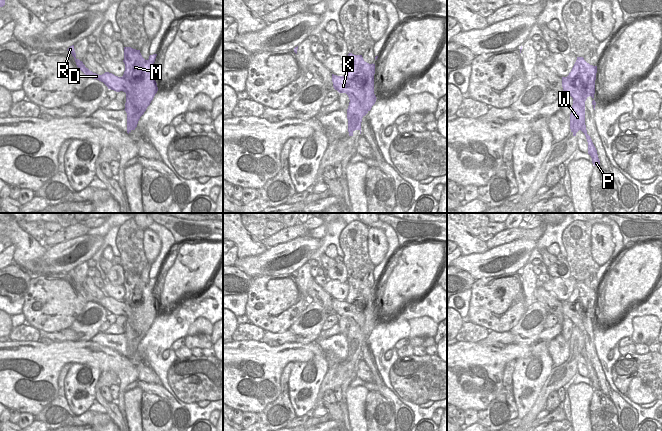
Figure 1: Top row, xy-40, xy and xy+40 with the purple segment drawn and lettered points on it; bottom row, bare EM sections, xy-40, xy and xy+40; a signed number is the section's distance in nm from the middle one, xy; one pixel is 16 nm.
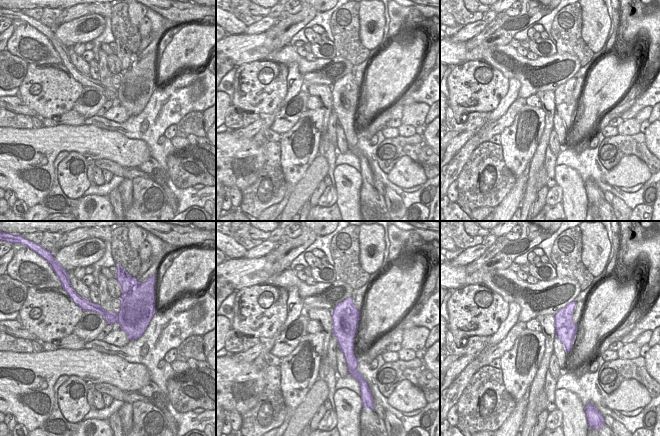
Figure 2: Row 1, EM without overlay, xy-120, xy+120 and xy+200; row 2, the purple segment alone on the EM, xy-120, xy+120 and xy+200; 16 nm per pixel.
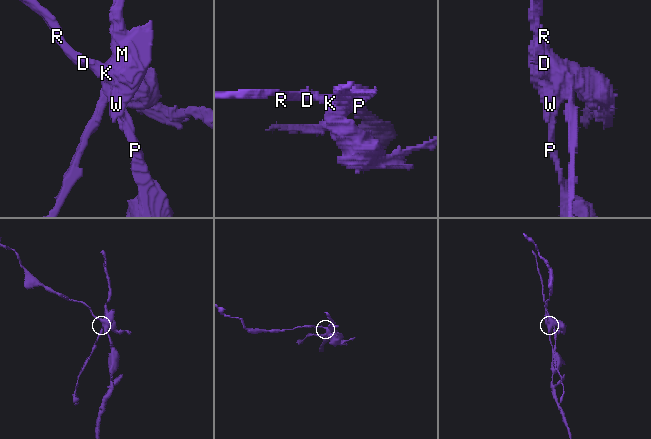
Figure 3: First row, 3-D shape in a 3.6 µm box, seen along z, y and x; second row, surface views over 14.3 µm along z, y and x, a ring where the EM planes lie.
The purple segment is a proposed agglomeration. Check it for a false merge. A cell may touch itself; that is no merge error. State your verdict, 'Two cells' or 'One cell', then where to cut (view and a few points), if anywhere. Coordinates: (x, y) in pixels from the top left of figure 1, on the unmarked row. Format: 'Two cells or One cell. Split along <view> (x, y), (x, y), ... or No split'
Two cells. Split along xy-40 (122, 300), (132, 309), (134, 315), (139, 320), (141, 331).

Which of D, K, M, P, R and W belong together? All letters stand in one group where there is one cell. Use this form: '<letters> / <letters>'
D K R / M P W

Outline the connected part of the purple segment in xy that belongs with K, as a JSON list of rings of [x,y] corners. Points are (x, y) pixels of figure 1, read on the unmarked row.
[[[332,298],[333,311],[339,317],[346,317],[349,323],[354,324],[359,330],[363,332],[365,339],[371,334],[372,328],[365,326],[365,316],[361,308],[356,305],[348,303],[346,300],[337,300]]]

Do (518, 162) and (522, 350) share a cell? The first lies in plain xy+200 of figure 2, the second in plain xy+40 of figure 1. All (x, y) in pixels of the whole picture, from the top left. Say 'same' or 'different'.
different

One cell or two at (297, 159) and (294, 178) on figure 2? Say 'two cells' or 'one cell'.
one cell

